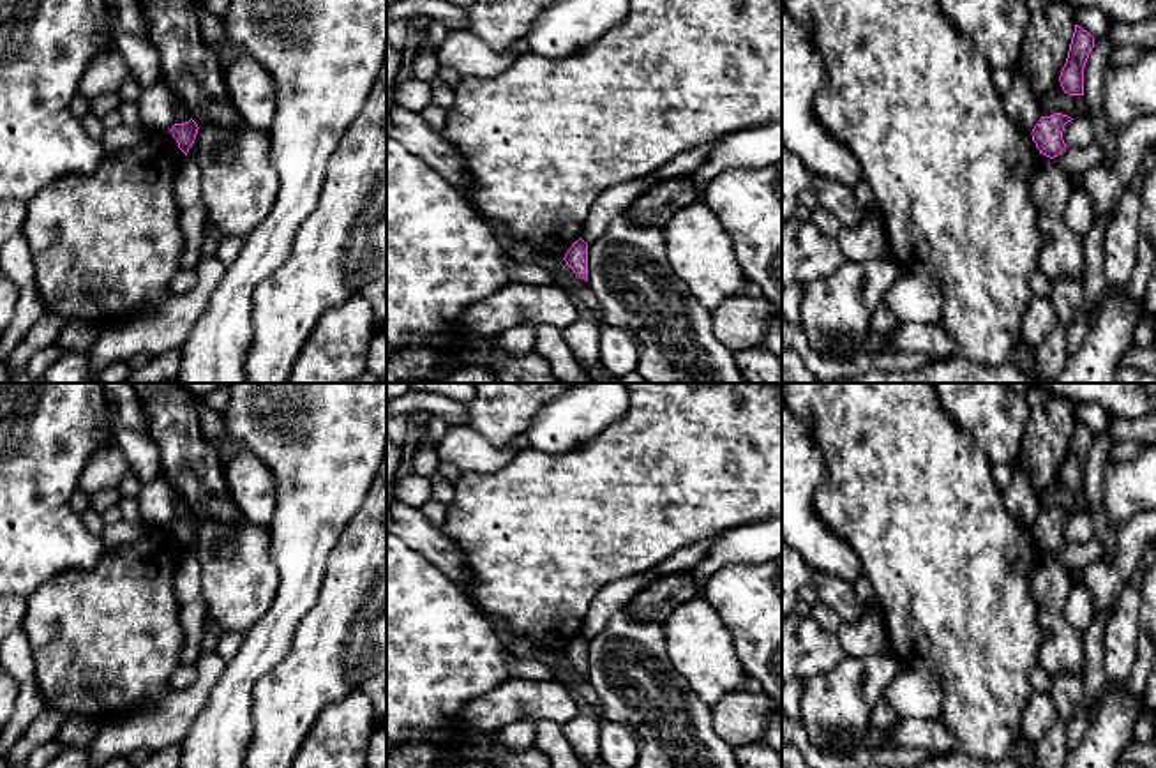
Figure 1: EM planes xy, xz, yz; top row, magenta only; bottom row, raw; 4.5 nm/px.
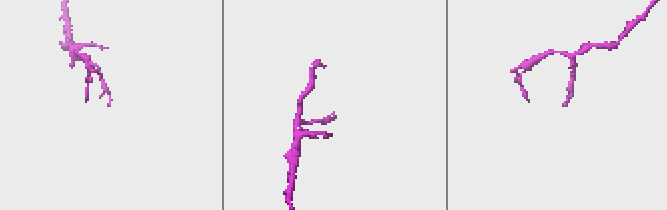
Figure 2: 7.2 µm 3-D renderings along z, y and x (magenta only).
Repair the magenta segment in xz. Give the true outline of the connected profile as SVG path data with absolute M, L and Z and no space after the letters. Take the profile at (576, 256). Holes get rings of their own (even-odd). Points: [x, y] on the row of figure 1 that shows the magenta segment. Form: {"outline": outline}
{"outline": "M582 238L572 244L563 260L577 277L588 281L588 244Z"}

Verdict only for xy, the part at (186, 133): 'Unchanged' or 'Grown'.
Unchanged

